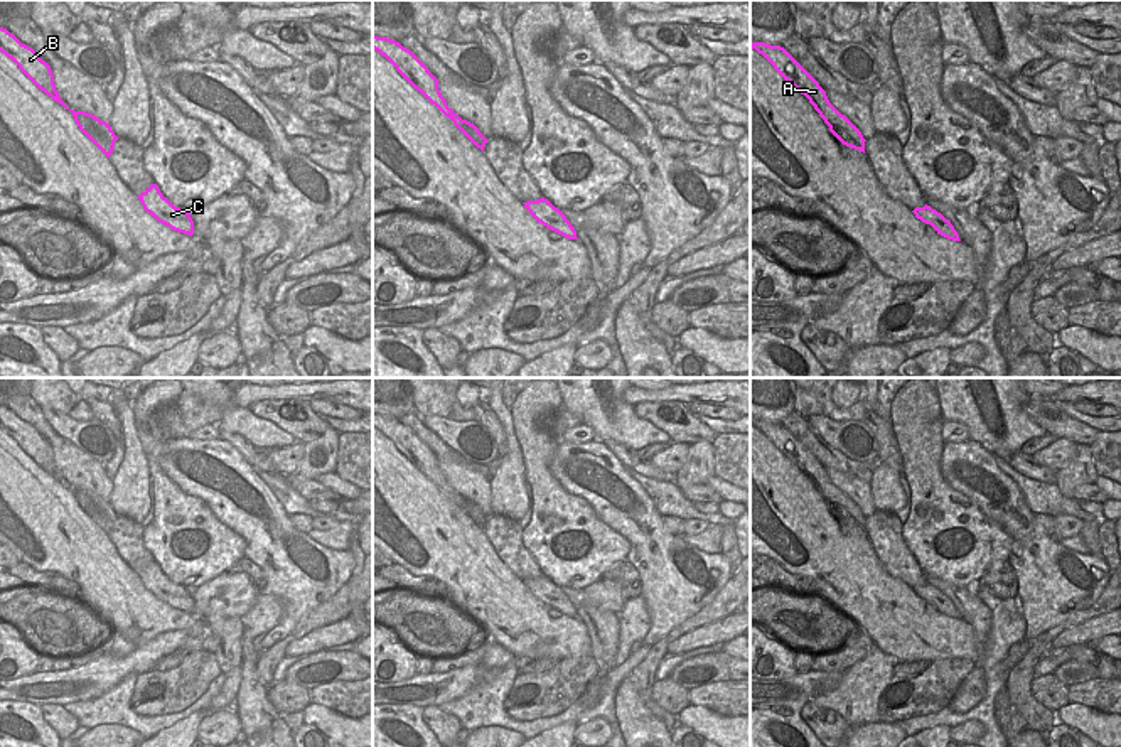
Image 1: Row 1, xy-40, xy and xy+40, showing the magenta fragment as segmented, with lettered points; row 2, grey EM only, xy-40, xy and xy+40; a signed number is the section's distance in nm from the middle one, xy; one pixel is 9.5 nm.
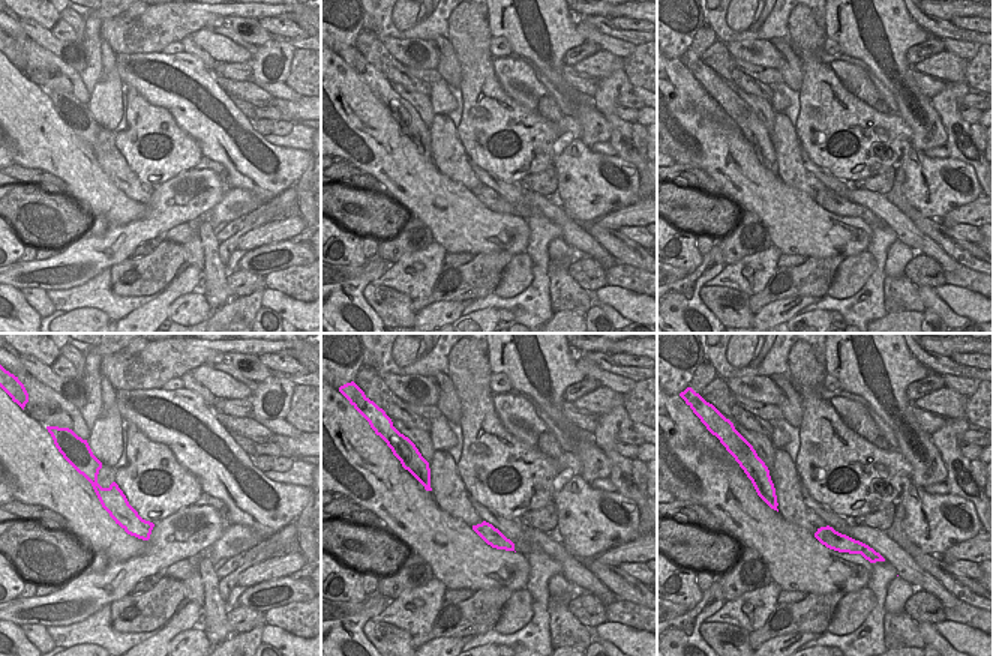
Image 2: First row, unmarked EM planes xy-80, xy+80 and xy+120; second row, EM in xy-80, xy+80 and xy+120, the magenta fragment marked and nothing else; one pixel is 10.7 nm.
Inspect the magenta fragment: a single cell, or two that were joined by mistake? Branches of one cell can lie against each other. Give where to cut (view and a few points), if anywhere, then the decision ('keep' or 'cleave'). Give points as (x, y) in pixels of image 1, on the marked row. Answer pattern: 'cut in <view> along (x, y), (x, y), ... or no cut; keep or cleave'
cut in xy along (462, 120), (474, 127); cleave

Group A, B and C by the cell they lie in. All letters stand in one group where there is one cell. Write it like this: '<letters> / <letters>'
A B / C

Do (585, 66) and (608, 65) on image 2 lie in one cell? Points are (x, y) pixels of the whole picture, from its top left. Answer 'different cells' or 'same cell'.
same cell

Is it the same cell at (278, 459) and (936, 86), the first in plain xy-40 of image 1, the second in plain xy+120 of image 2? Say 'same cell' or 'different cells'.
different cells

